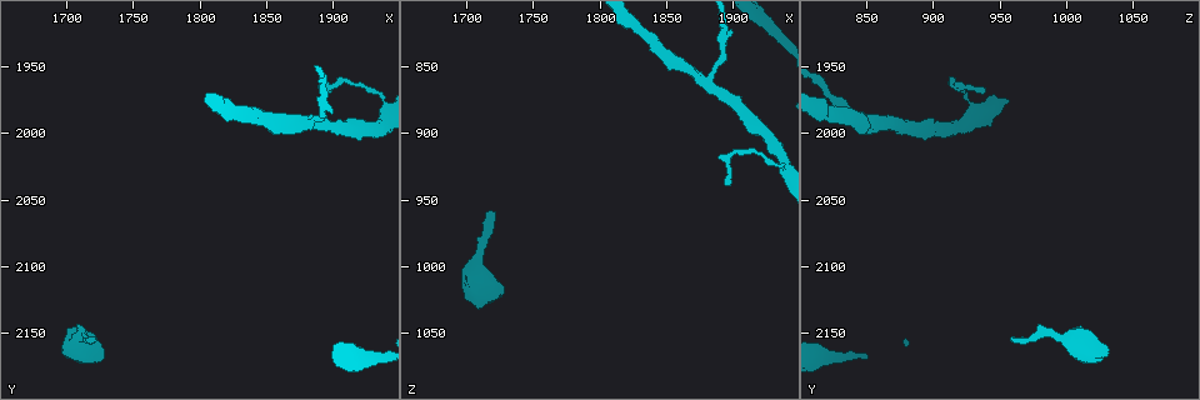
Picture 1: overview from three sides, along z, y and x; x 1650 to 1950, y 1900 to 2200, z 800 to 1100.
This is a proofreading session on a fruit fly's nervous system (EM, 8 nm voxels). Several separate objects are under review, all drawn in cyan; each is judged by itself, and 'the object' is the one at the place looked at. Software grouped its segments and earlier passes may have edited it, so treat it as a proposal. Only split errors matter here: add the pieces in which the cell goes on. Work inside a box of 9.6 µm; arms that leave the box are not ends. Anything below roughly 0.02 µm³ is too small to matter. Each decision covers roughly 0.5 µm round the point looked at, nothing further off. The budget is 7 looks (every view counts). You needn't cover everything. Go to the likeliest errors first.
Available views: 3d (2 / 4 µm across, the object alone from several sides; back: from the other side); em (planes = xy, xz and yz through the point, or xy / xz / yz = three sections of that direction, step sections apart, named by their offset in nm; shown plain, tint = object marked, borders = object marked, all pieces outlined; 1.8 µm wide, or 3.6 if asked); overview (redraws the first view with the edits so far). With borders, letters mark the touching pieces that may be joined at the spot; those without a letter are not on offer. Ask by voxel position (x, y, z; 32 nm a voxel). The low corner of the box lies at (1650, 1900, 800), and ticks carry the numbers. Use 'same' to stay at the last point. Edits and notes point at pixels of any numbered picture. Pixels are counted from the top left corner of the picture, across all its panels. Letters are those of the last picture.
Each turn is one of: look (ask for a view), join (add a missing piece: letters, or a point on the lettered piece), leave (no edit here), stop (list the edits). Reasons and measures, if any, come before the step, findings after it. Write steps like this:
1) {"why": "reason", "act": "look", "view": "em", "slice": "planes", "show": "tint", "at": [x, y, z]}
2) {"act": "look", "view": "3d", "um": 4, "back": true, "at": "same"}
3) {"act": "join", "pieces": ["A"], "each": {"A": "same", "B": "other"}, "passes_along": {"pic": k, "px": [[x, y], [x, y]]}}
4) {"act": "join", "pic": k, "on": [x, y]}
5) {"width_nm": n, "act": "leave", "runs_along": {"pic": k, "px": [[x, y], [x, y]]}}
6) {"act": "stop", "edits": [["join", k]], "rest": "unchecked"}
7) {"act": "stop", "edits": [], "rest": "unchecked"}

{"why": "long arm stops here", "act": "look", "view": "em", "slice": "xz", "step": 8, "show": "borders", "at": [1720, 2154, 958]}

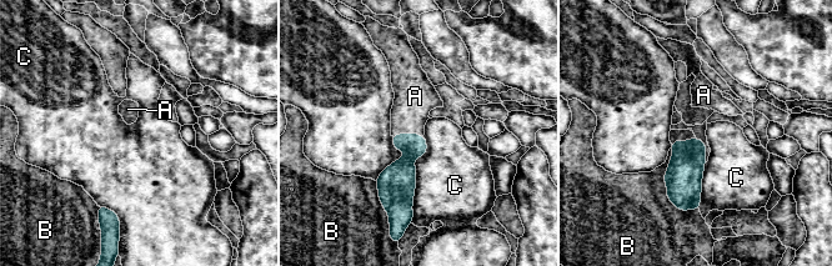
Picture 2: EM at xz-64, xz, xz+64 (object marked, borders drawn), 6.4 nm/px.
{"why": "another direction", "act": "look", "view": "em", "slice": "planes", "show": "borders", "at": "same"}

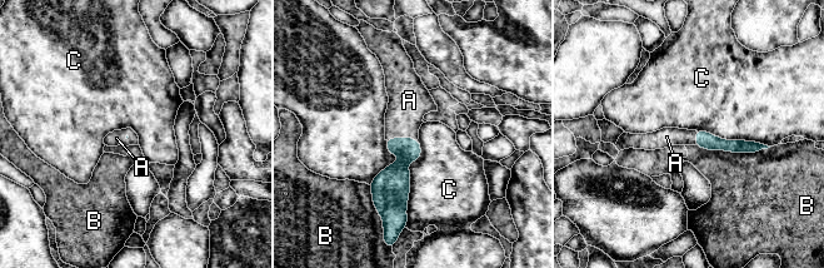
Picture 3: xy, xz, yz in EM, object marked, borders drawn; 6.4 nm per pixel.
{"act": "join", "pieces": ["A"], "each": {"A": "same", "B": "other", "C": "other"}, "passes_along": {"pic": 3, "px": [[396, 175], [401, 138], [409, 100]]}, "found": "it goes on there"}

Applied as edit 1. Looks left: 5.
{"act": "look", "view": "overview"}

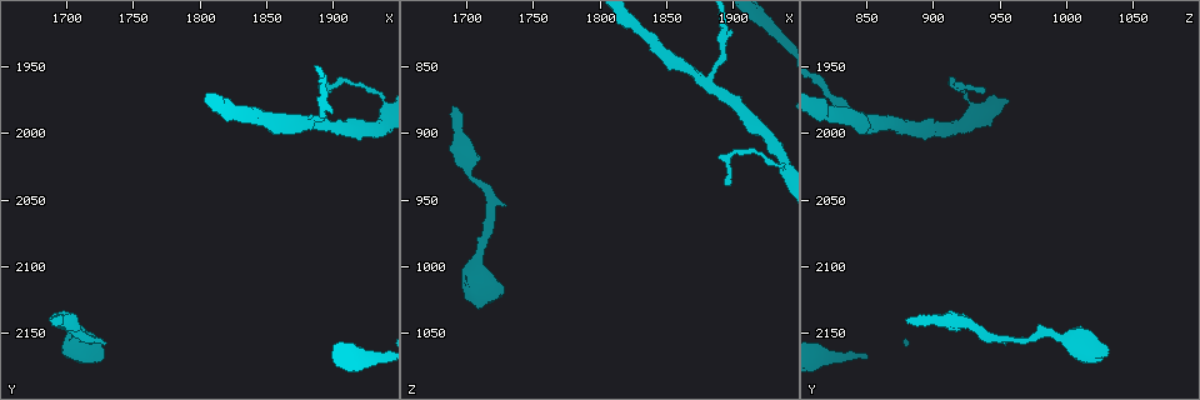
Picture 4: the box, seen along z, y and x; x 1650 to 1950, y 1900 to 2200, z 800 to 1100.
{"why": "an open end", "act": "look", "view": "em", "slice": "yz", "step": 8, "show": "tint", "at": [1690, 2138, 882]}

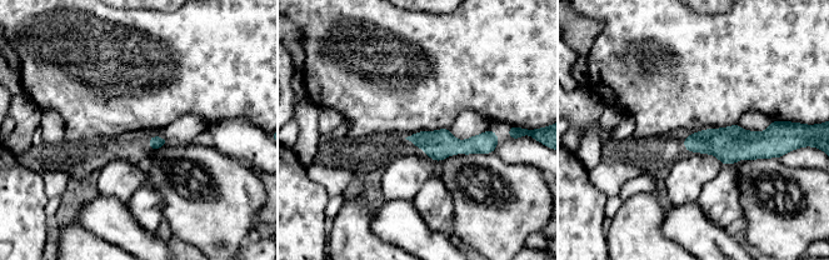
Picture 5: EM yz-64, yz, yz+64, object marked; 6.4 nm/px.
{"act": "look", "view": "em", "slice": "xz", "step": 16, "show": "borders", "at": "same"}

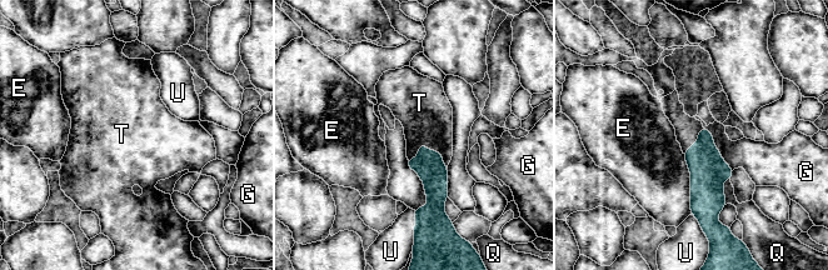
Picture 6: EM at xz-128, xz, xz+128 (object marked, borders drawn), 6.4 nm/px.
{"act": "leave", "each": {"E": "other", "G": "other", "Q": "other", "T": "other", "U": "other"}, "border": {"pic": 6, "px": [[408, 159], [423, 144], [447, 169]]}, "found": "no lettered piece goes on from it"}

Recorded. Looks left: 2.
{"why": "tapers out", "act": "look", "view": "em", "slice": "planes", "show": "borders", "at": [1896, 1966, 938]}

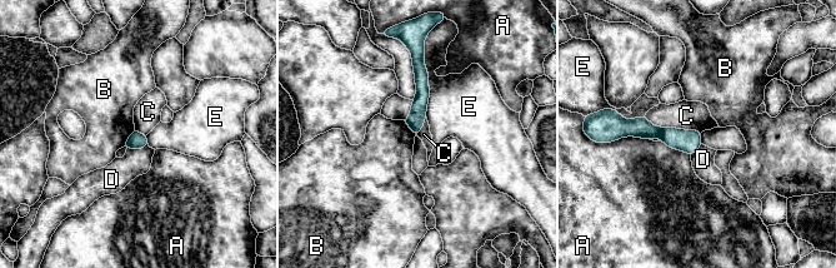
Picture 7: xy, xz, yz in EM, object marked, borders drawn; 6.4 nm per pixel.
{"longest_contact_nm": ["E", 460], "act": "leave", "each": {"A": "other", "B": "other", "C": "other", "D": "other", "E": "other"}, "border": {"pic": 7, "px": [[644, 117], [657, 127], [700, 133]]}, "found": "no lettered piece goes on from it"}

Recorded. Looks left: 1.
{"act": "stop", "edits": [["join", 3]], "rest": "unchecked"}

